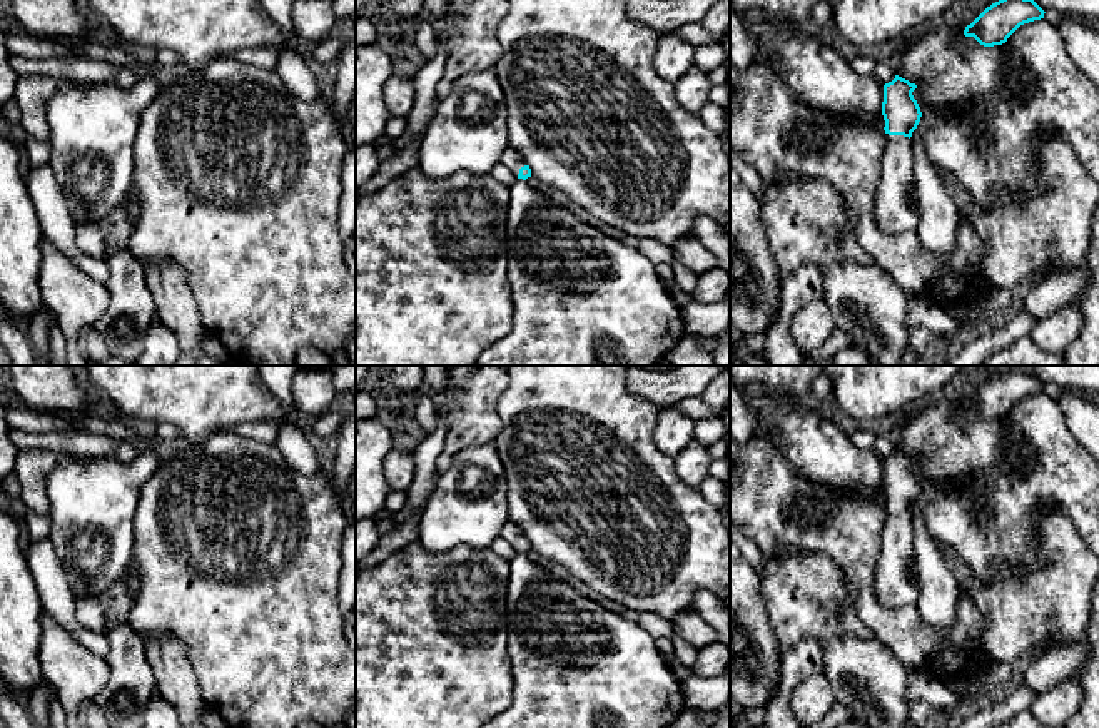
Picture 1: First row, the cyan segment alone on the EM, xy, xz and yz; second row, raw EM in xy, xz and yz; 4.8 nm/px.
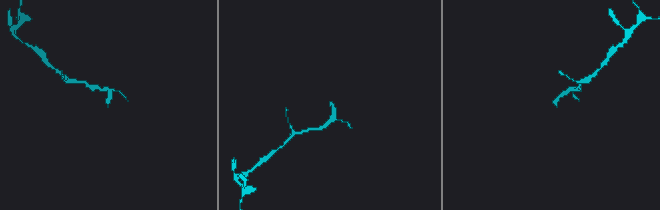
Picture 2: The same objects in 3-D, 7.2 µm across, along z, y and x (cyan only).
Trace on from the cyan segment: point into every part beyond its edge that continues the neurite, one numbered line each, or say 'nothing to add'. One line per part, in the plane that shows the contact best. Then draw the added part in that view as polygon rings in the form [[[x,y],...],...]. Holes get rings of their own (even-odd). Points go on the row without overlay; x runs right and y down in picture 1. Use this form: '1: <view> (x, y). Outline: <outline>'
1: yz (892, 585). Outline: [[[889,509],[882,533],[882,549],[875,566],[874,588],[884,608],[915,606],[919,589],[909,578],[914,559],[914,526],[909,511]]]

